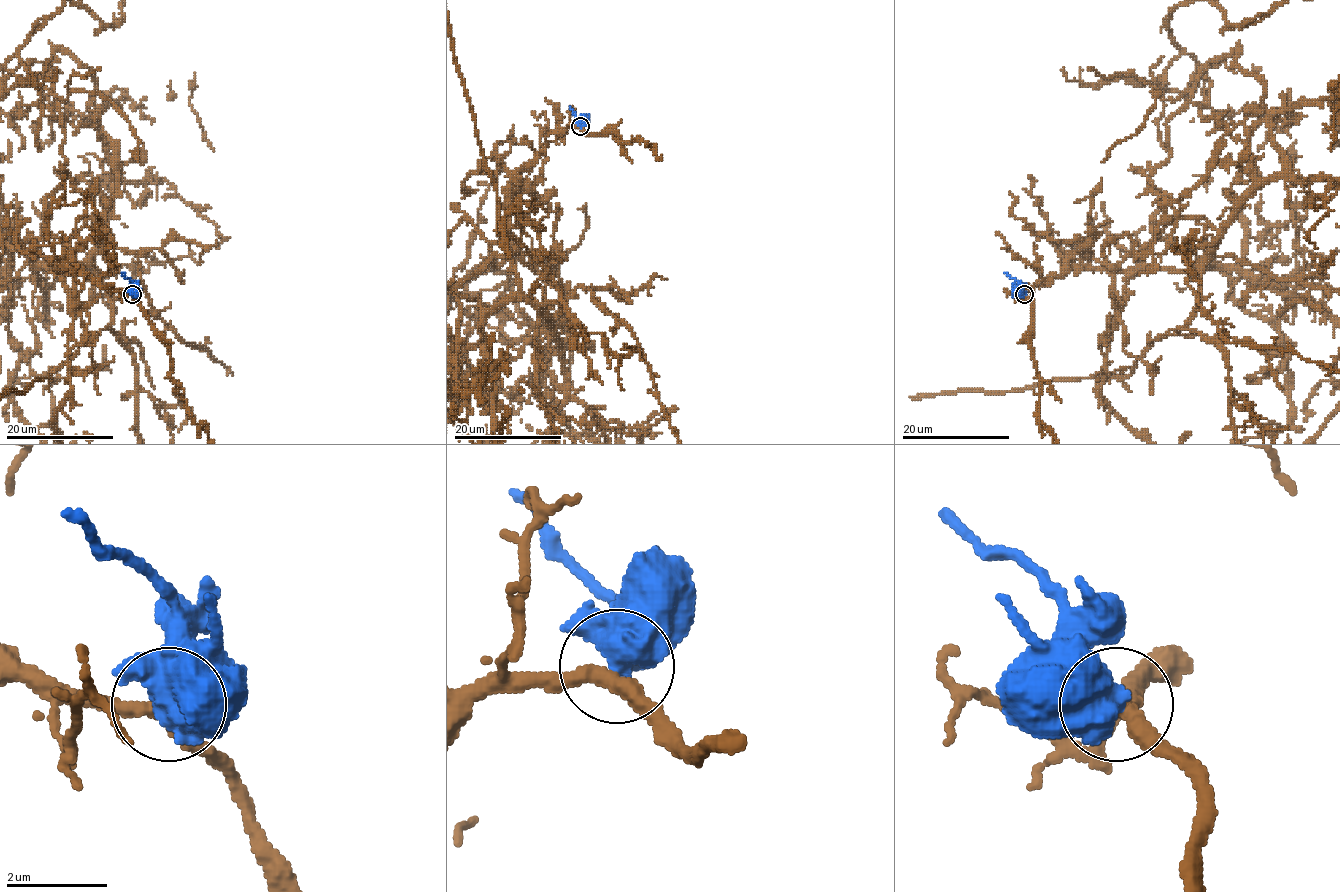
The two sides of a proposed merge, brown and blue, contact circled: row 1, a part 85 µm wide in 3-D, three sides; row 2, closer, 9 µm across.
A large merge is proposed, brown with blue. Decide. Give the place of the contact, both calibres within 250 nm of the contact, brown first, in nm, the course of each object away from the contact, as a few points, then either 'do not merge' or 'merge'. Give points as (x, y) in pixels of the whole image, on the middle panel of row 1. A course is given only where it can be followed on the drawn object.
(580, 126) | 320/850 nm | brown via (580, 127), (550, 134), (511, 184), (510, 263), (539, 305), (560, 290), (499, 231) | blue via (580, 126), (580, 120), (569, 107) | do not merge

